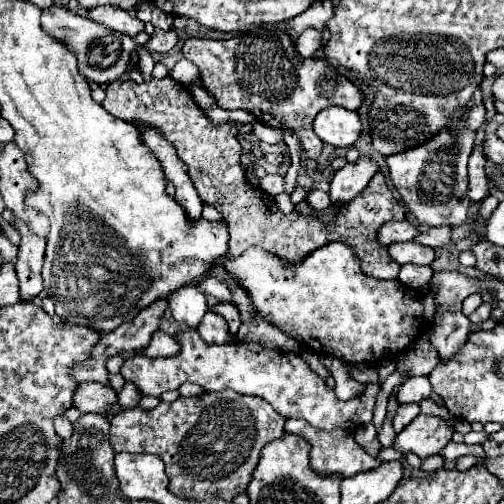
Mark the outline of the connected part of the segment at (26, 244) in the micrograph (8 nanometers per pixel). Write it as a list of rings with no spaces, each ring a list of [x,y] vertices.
[[[13,220],[13,228],[21,234],[21,244],[19,244],[19,256],[17,256],[17,278],[21,282],[21,300],[31,300],[43,290],[43,280],[41,280],[41,266],[43,266],[43,256],[45,256],[45,238],[33,234],[23,220]]]

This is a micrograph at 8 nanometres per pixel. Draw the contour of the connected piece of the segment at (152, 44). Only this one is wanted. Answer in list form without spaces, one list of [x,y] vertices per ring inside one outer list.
[[[155,28],[155,32],[149,38],[149,42],[143,44],[141,48],[147,50],[149,54],[167,54],[175,44],[177,44],[177,34],[173,30],[163,32],[163,30]]]

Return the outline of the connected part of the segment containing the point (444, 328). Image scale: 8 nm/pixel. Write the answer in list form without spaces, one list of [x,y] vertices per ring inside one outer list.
[[[437,314],[429,332],[431,344],[439,350],[439,358],[451,358],[461,344],[467,342],[471,320],[463,314]]]

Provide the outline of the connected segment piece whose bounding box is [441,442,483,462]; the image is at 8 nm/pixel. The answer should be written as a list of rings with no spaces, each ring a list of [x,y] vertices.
[[[449,442],[445,446],[445,450],[441,452],[445,456],[445,460],[457,460],[459,456],[465,456],[465,454],[473,454],[475,452],[483,452],[483,446],[467,446],[467,444],[455,444],[455,442]]]

